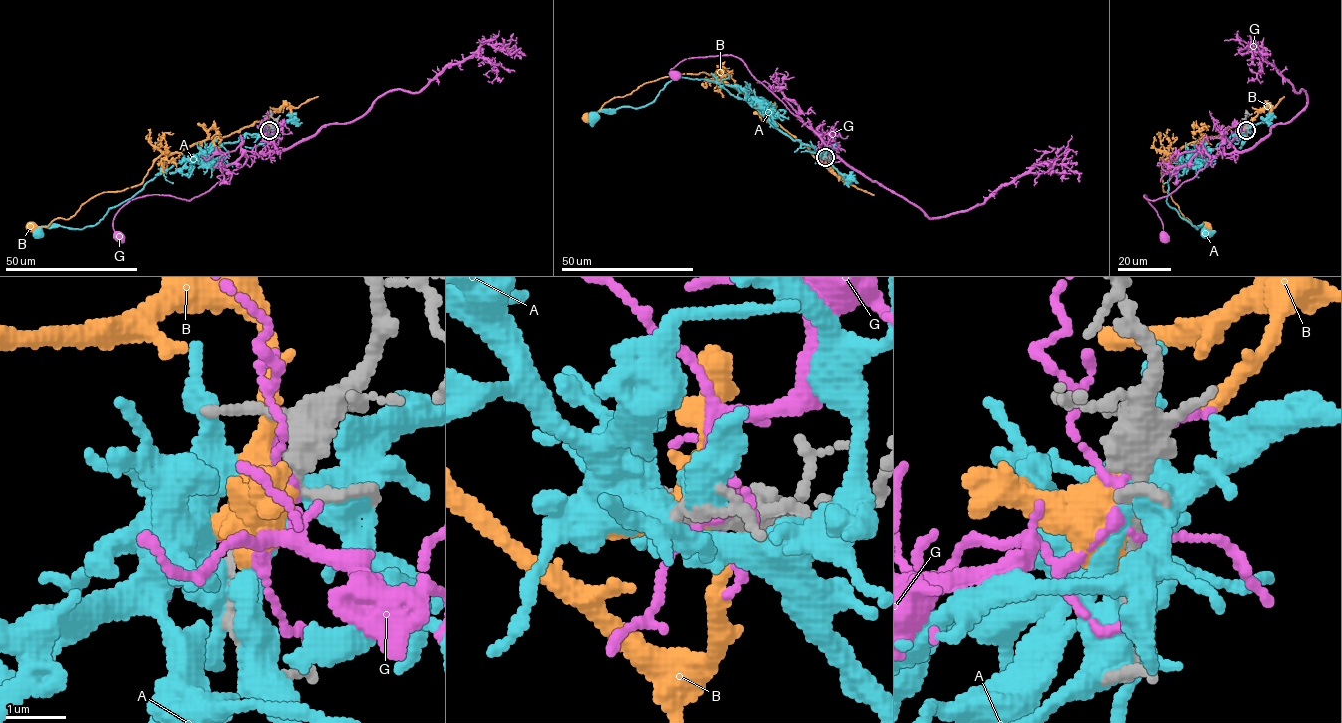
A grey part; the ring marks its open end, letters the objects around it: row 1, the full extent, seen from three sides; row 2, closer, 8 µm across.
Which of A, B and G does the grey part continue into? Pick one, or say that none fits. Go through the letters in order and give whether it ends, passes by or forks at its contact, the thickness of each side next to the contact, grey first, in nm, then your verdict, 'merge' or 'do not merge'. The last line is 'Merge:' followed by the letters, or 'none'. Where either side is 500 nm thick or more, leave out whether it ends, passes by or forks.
A: it forks there; 200 nm thick on the grey side, 360 nm on the other; do not merge
B: it forks there; 140 nm thick on the grey side, 440 nm on the other; merge
G: it forks there; 120 nm thick on the grey side, 110 nm on the other; do not merge
Merge: B

